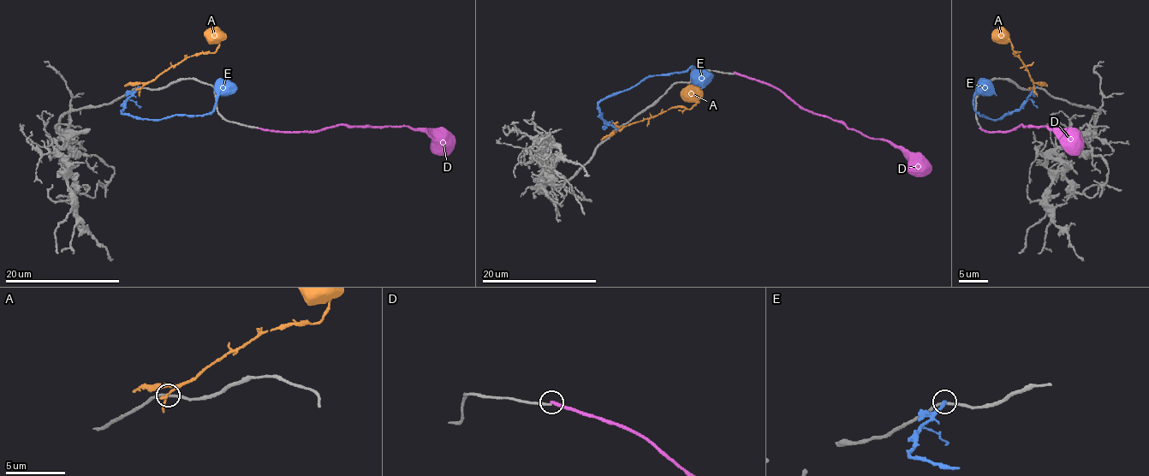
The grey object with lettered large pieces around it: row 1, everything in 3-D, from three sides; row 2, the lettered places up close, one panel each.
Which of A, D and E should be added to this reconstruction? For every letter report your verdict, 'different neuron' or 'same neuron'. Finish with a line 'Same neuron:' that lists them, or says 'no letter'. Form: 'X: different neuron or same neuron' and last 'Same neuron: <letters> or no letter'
A: different neuron
D: different neuron
E: different neuron
Same neuron: no letter

